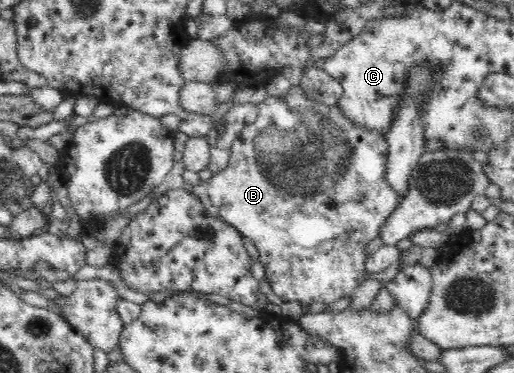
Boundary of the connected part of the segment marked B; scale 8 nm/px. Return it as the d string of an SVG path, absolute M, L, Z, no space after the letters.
M300 84L292 85L282 98L269 95L257 105L256 121L246 126L237 135L233 142L232 153L227 166L221 172L214 173L209 181L201 181L197 186L194 186L192 193L201 200L205 210L211 216L223 219L235 228L243 238L247 237L253 241L265 268L266 281L274 294L283 302L299 302L304 308L307 308L313 303L328 305L336 300L347 298L347 296L353 294L353 289L365 279L365 262L367 260L365 250L369 246L369 242L380 236L383 224L387 222L387 218L397 208L401 199L393 190L388 188L387 181L384 180L387 141L385 137L379 136L376 132L353 126L352 122L349 122L348 118L344 118L340 113L336 104L335 106L325 106L307 98Z

